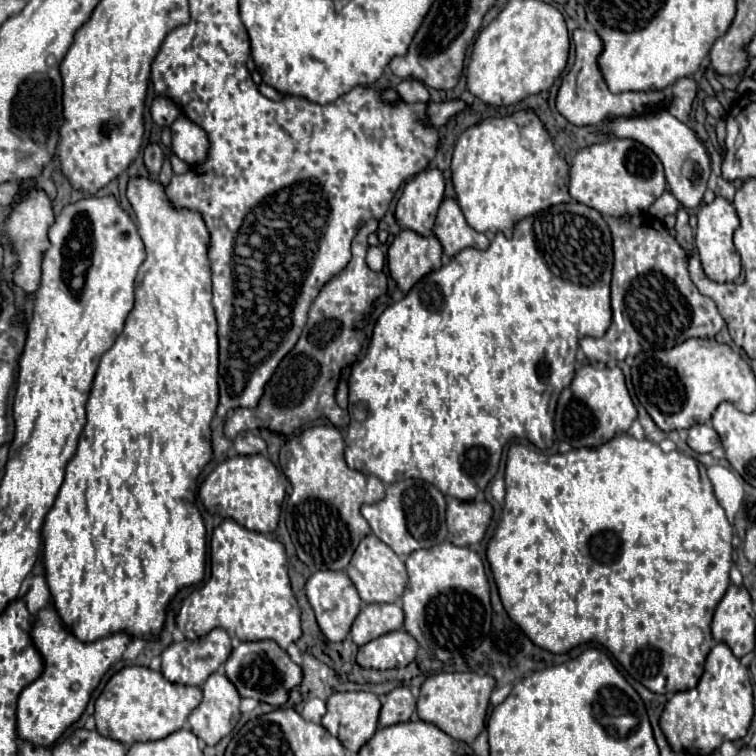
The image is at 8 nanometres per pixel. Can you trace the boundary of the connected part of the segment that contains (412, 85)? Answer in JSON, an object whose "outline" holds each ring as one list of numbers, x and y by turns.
{"outline":[[405,79,397,85,397,93,405,103,427,103,429,101,429,91,421,81,415,79]]}

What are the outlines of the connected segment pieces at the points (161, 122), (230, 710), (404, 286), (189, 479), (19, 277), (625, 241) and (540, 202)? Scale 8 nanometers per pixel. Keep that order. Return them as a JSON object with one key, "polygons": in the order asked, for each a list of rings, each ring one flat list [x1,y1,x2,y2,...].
{"polygons":[[[157,97,151,105,151,115,153,115,153,121,159,125,159,127,167,127,171,125,177,117,179,117,179,109,173,105,171,99,167,97]],[[213,673,203,685,203,701,189,715,191,731,207,745,217,745,239,721,241,697,223,673]],[[403,229,387,251,389,273,397,287,407,293,423,275,437,271,443,265,441,257,441,243,433,235,423,237]],[[133,177,127,189,129,203,135,209,139,235,145,243,147,257,139,267,135,281,135,307,125,321,123,333,117,337,113,347,103,353,101,363,97,367,97,375,93,381,93,389,87,401,87,423,79,437,79,447,65,469,65,481,59,489,59,495,45,517,43,525,43,555,45,555,45,579,53,597,55,611,63,621,65,629,73,631,73,635,83,643,93,643,101,637,113,633,127,633,133,639,153,641,159,637,169,601,177,595,179,589,197,585,205,575,205,525,195,505,195,489,197,477,201,469,213,459,211,447,211,421,219,403,217,389,217,321,211,305,211,269,207,269,207,241,209,233,203,225,199,213,187,213,187,209,175,209,165,197,165,189,159,181,151,181,145,177]],[[31,189,31,193,27,197,17,199,17,205,13,207,13,213,9,217,7,229,5,233,11,237,11,243,15,245,17,253,19,253,19,271,15,275,15,283,19,287,23,287,27,293,37,291,39,287,39,265,41,265,41,255,47,249,47,229,53,221,53,209,49,203,49,197,43,191]],[[605,217,607,225,611,229,613,241,613,253,615,253,615,263,611,280,611,309,612,323,601,338,583,337,579,341,583,353,587,355,589,361,607,362,611,359,623,361,628,356,637,355,639,351,647,349,671,349,691,337,701,337,701,339,711,339,715,337,725,321,719,315,715,303,701,295,693,281,689,279,687,271,687,253,685,249,675,241,675,237,669,235,665,225,659,219,647,219,645,225,635,227,627,217]],[[531,111,487,119,463,131,453,149,451,181,465,221,479,233,501,231,511,237,517,221,571,201,567,191,569,167,555,151,539,117]]]}

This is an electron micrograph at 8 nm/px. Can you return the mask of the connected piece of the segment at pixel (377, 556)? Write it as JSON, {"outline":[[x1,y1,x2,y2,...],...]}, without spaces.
{"outline":[[373,533,367,535,355,549,355,555,347,567,347,575,355,583,365,603,395,603,403,595,403,589,407,585,407,569,405,569,403,559,395,555,393,549,387,547]]}

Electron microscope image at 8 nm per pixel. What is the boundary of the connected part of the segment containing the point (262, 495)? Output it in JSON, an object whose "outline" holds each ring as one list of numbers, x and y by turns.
{"outline":[[237,455,219,463,199,489,199,499,207,511,211,505,223,505,227,517,249,531,271,533,277,527,281,503,285,499,285,485,277,467,263,455]]}

